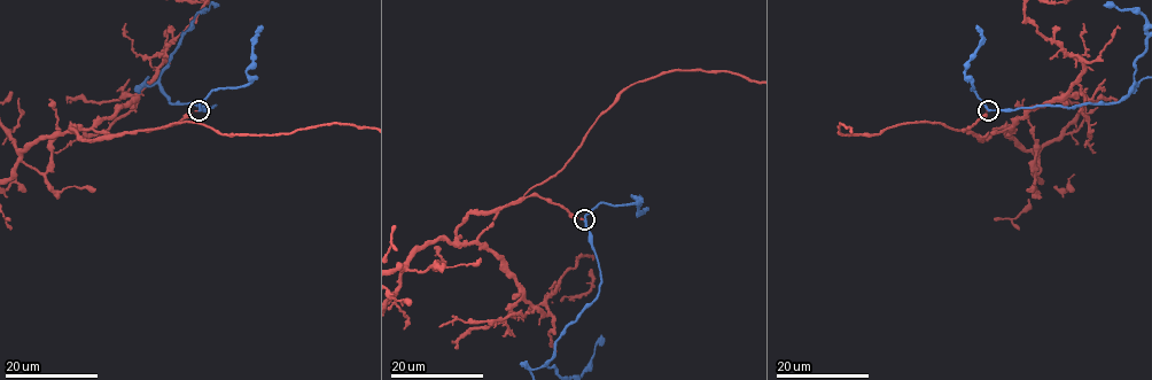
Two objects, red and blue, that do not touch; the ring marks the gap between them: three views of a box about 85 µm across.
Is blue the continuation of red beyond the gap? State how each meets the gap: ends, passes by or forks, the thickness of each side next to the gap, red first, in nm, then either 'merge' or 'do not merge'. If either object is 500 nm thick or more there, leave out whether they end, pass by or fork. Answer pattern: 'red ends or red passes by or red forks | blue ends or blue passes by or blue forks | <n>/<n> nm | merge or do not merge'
red ends | blue passes by | 170/240 nm | merge

